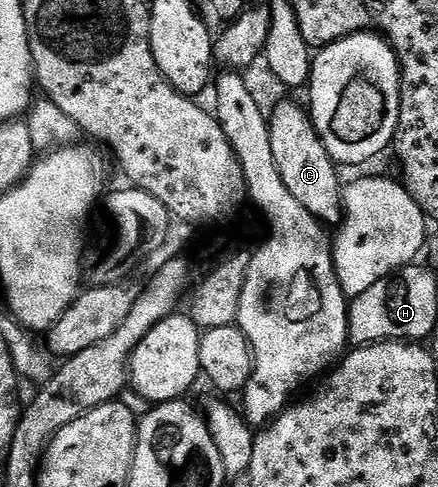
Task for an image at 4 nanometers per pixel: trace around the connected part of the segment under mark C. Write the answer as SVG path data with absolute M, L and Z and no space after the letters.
M282 102L269 115L272 156L276 156L276 168L284 188L312 212L312 216L323 224L341 223L344 217L344 182L338 179L339 167L330 159L324 148L309 113L294 102Z

